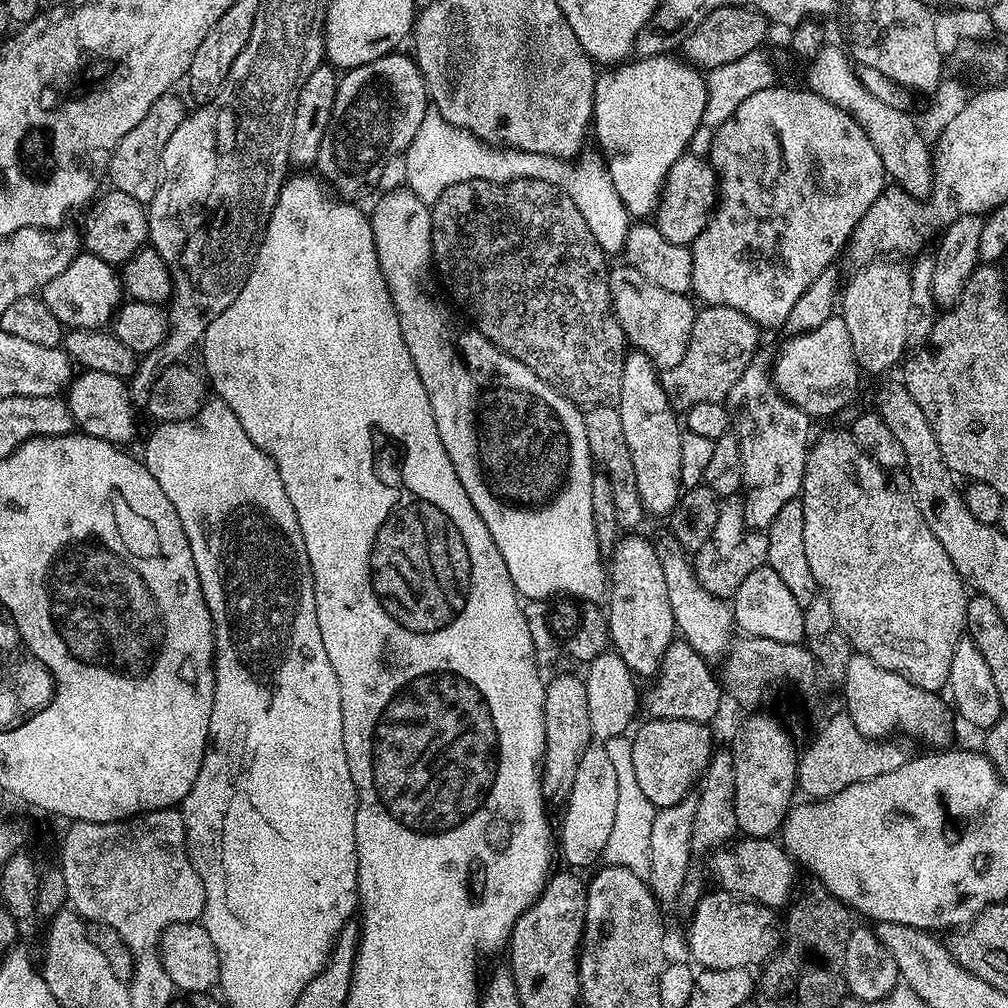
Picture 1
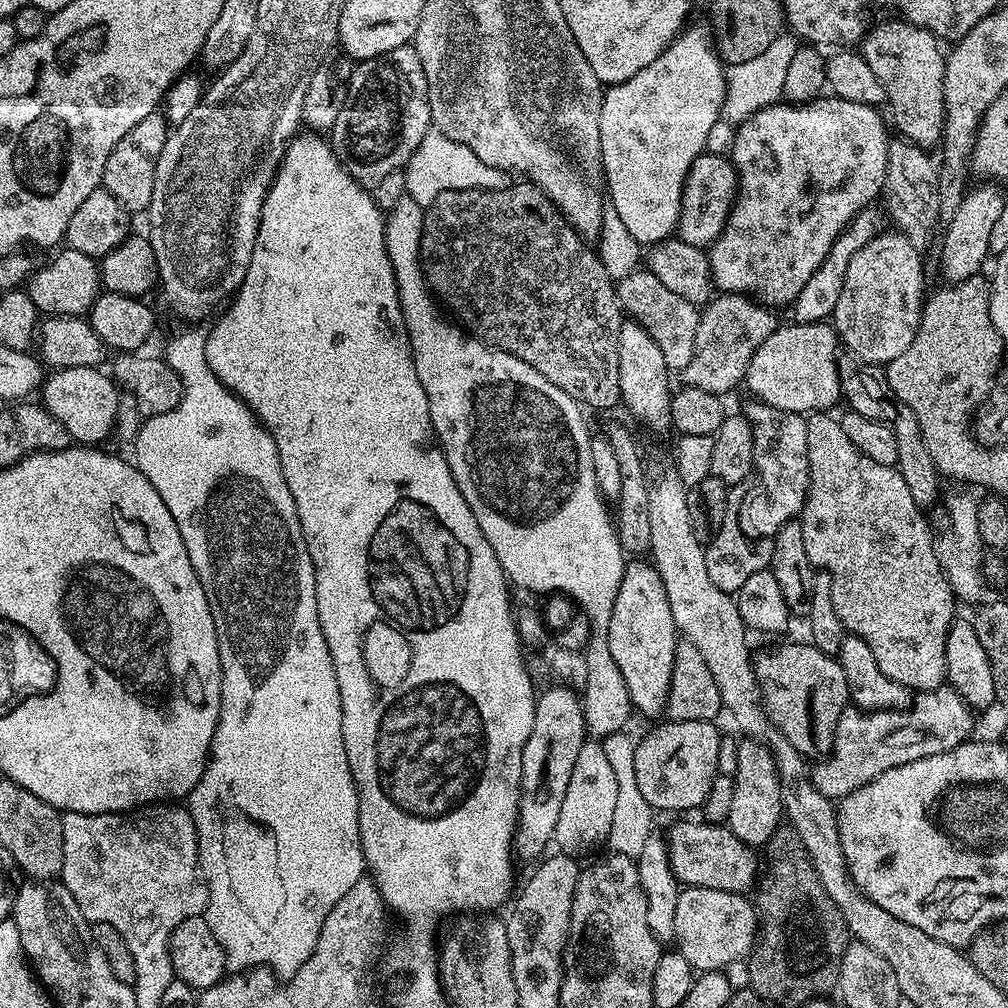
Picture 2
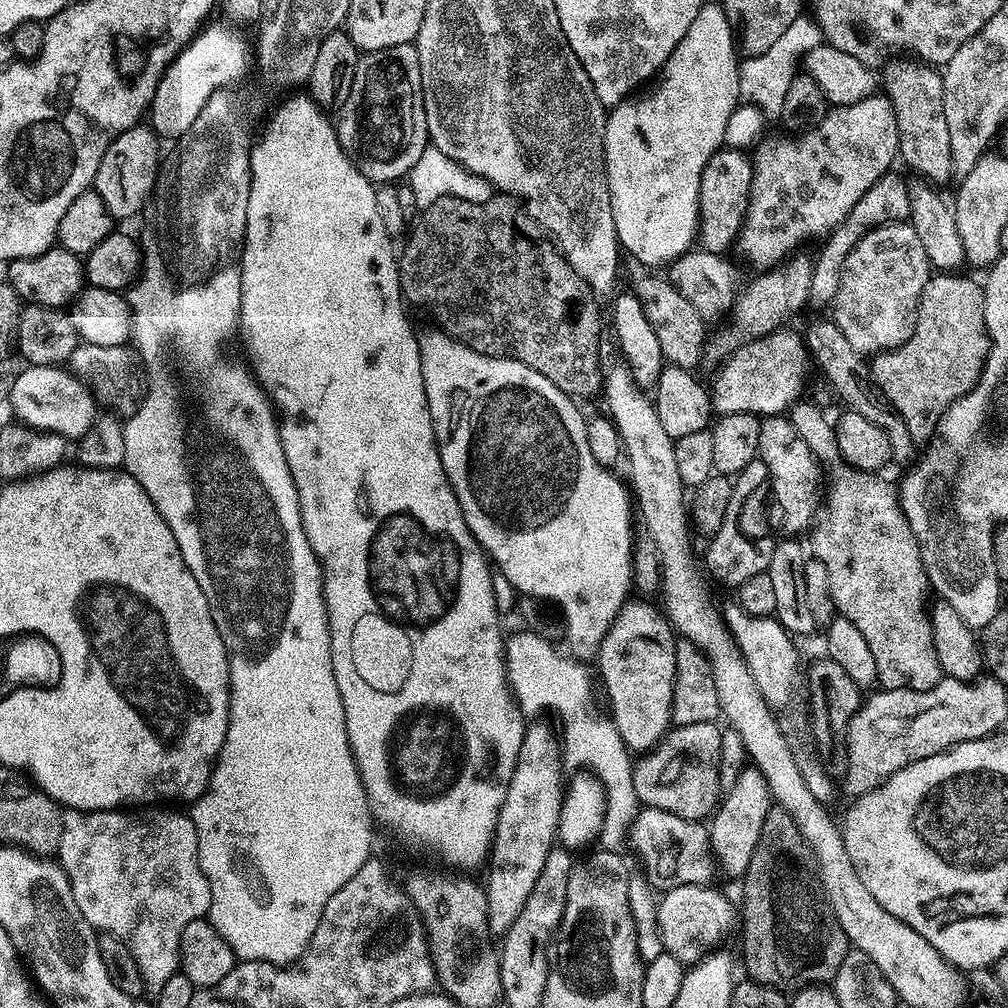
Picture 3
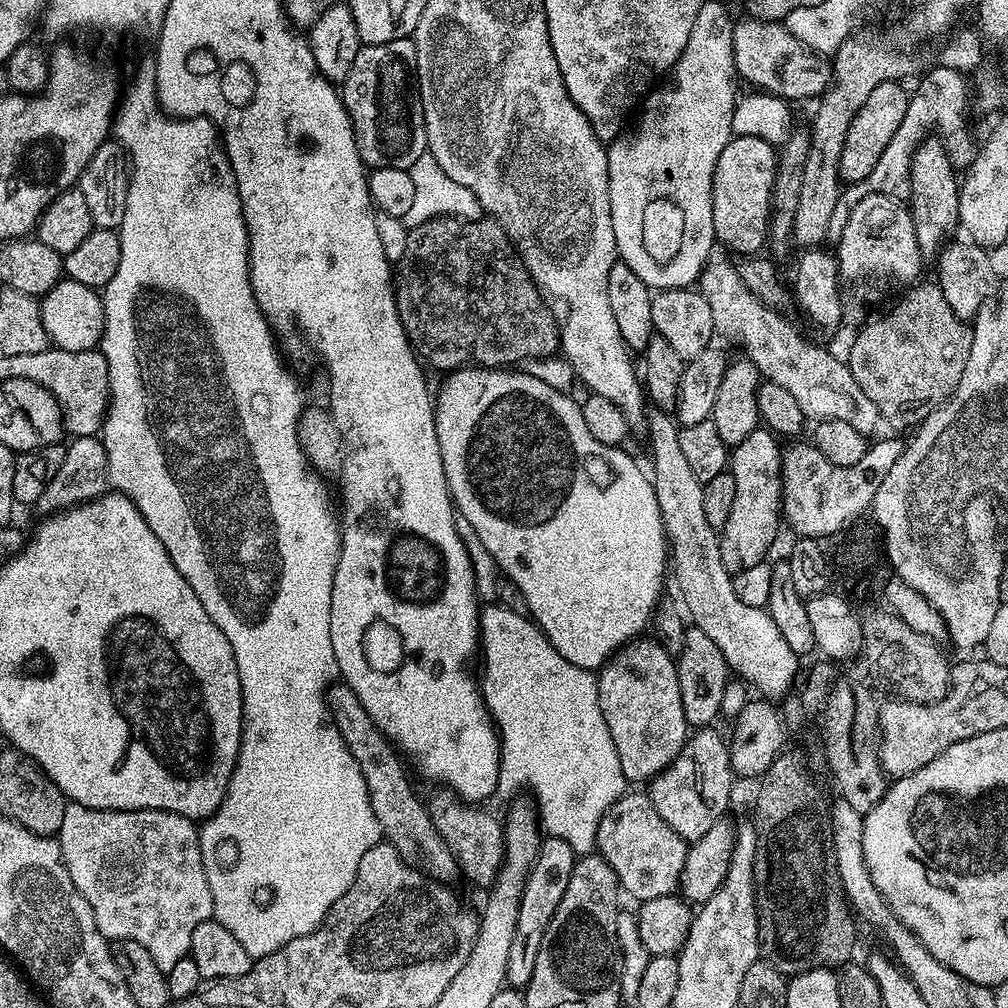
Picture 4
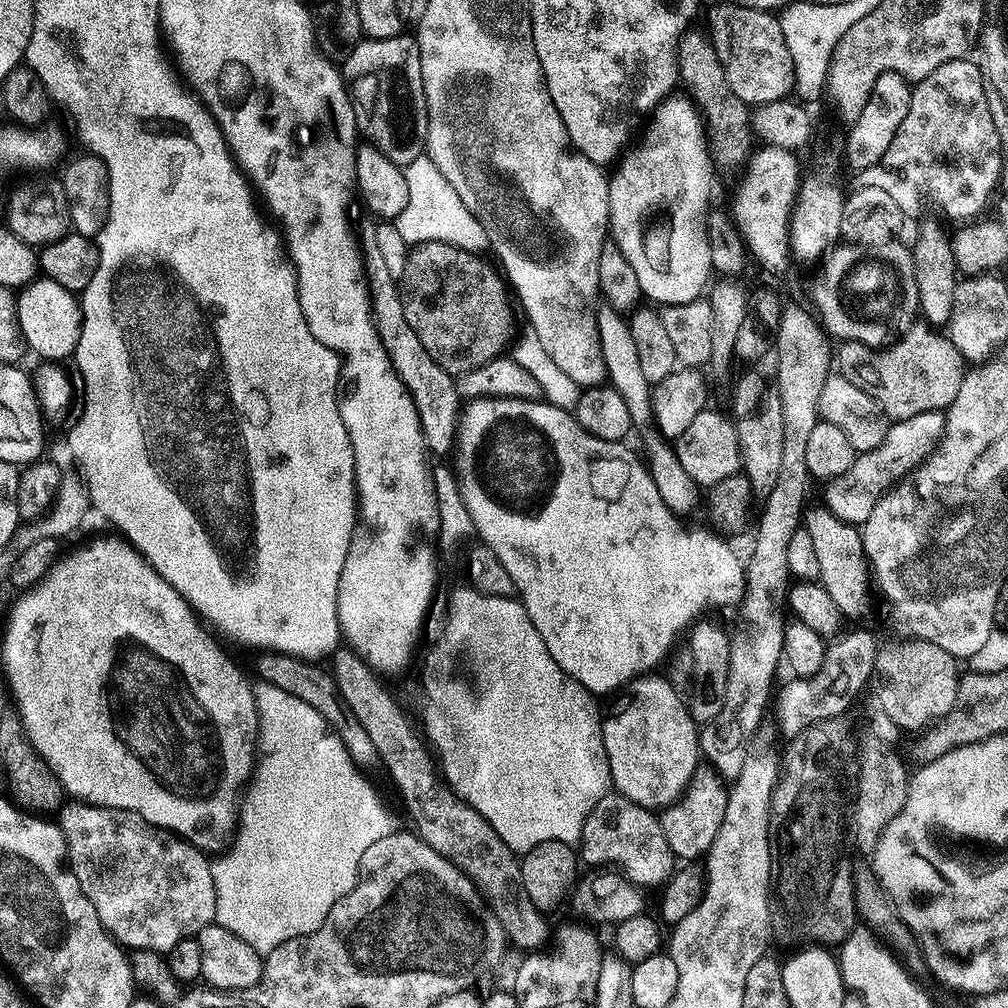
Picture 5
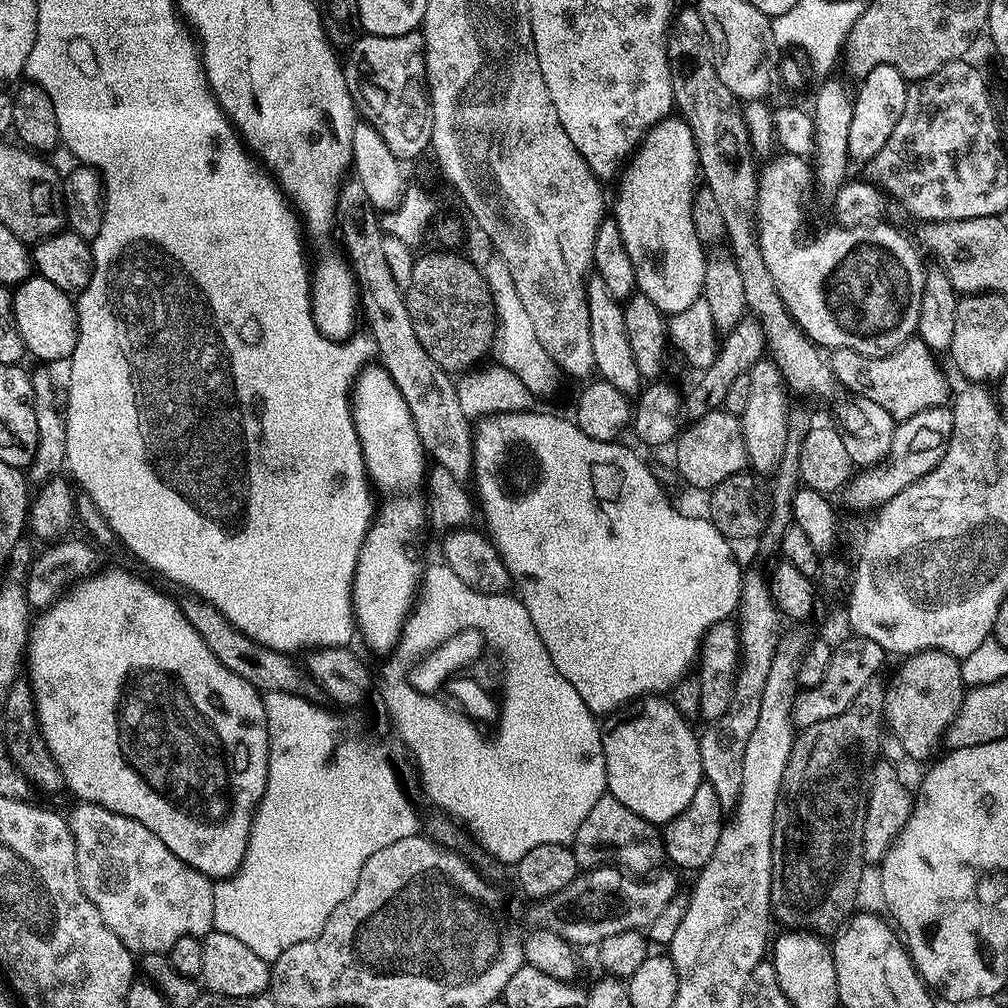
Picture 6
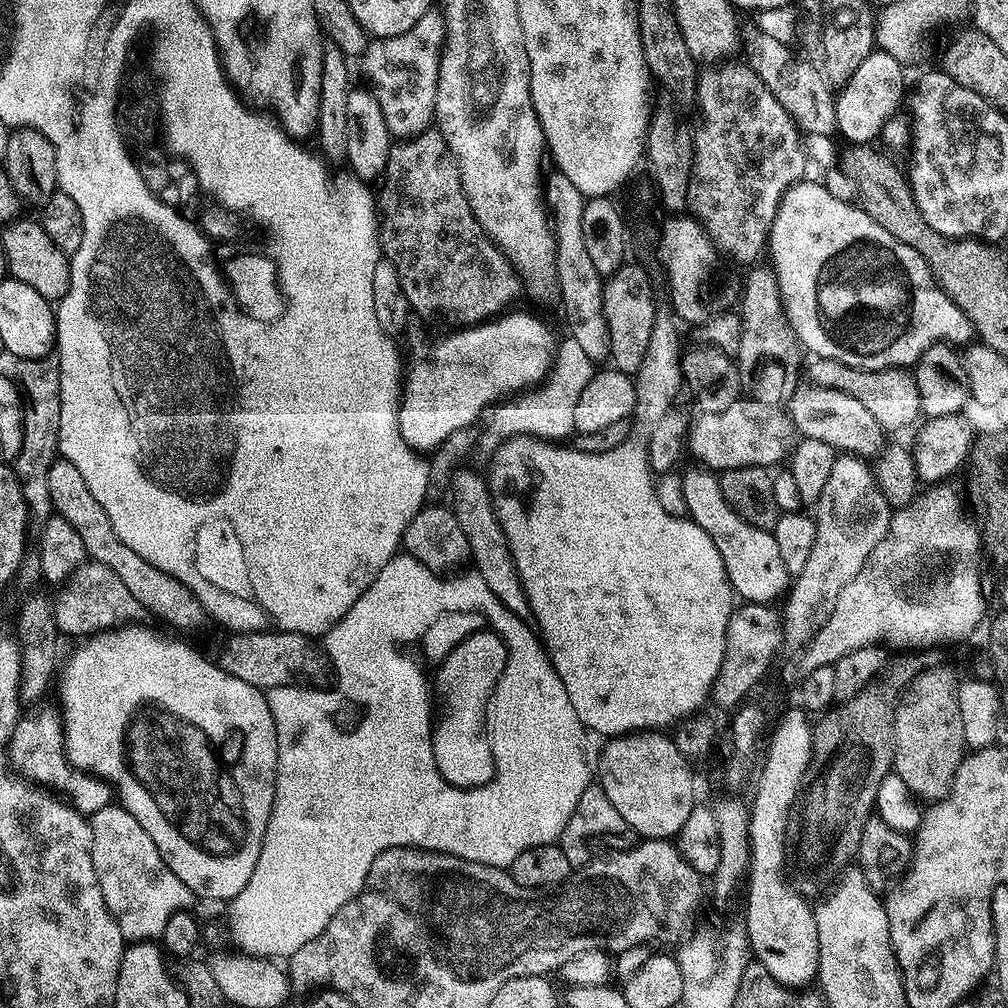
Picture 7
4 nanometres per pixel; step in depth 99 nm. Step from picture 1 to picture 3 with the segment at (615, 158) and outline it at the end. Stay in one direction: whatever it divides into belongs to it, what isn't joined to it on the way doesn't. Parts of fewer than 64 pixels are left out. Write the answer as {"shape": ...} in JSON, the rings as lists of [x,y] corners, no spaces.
{"shape":[[[706,2],[698,10],[698,18],[694,18],[694,23],[690,25],[690,30],[686,30],[686,38],[674,46],[674,54],[660,69],[658,79],[647,89],[645,96],[641,94],[633,95],[621,104],[607,113],[604,121],[604,166],[608,169],[608,185],[612,195],[612,213],[614,214],[614,226],[616,227],[616,238],[620,242],[620,247],[625,253],[628,252],[640,264],[649,264],[649,269],[656,270],[659,264],[664,266],[671,265],[673,261],[678,260],[685,252],[693,247],[694,241],[698,236],[700,226],[700,179],[702,170],[706,162],[719,152],[724,144],[724,135],[726,134],[726,124],[730,119],[731,112],[737,108],[740,100],[740,60],[738,59],[738,41],[733,33],[730,22],[724,13],[723,3]]]}

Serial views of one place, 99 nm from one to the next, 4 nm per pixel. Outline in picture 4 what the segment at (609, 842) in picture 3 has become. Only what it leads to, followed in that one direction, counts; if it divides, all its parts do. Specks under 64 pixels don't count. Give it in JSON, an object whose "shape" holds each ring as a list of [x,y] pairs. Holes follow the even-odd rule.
{"shape":[[[488,606],[480,614],[480,630],[498,632],[498,630],[514,630],[514,650],[504,642],[504,656],[500,660],[490,658],[492,666],[486,678],[486,690],[480,690],[484,698],[492,722],[496,726],[500,738],[500,763],[504,772],[508,772],[508,795],[519,796],[523,788],[529,788],[536,799],[535,811],[538,823],[545,833],[568,840],[575,848],[577,857],[589,855],[589,845],[595,841],[596,831],[601,818],[614,806],[620,796],[625,795],[626,781],[622,774],[622,762],[618,762],[618,750],[614,750],[614,738],[610,738],[610,730],[606,726],[606,718],[602,718],[602,710],[598,702],[597,677],[587,668],[574,666],[574,662],[566,662],[558,650],[544,636],[544,631],[535,620],[522,614],[514,614],[514,610],[503,606]],[[556,792],[560,796],[568,796],[568,805],[560,804],[556,808]]]}

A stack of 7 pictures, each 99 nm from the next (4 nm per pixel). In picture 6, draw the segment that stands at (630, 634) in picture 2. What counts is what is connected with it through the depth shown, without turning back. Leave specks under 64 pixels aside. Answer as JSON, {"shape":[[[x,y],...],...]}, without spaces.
{"shape":[[[648,698],[639,705],[640,713],[616,724],[603,733],[606,774],[608,775],[607,795],[618,798],[626,810],[634,810],[642,819],[651,824],[663,826],[669,824],[675,816],[682,814],[694,798],[694,790],[704,780],[700,742],[697,733],[692,733],[684,716],[671,704],[668,698]]]}

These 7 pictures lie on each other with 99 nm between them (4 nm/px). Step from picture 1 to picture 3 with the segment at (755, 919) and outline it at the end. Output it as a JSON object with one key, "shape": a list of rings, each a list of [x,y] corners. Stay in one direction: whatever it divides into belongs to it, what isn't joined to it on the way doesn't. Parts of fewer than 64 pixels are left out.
{"shape":[[[687,884],[686,886],[667,889],[659,897],[656,906],[656,926],[660,931],[660,938],[664,943],[664,950],[669,952],[674,958],[678,958],[680,963],[685,966],[695,964],[701,956],[705,955],[715,945],[712,943],[727,930],[731,922],[733,925],[734,904],[732,908],[731,902],[718,889],[712,887],[703,884]]]}

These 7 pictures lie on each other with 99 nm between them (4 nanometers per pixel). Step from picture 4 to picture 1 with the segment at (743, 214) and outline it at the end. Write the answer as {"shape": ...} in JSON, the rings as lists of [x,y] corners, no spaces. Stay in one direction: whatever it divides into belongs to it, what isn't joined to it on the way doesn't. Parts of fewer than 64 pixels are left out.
{"shape":[[[685,154],[670,166],[662,195],[654,212],[654,224],[670,242],[691,245],[708,225],[718,199],[718,181],[711,163],[703,156]]]}

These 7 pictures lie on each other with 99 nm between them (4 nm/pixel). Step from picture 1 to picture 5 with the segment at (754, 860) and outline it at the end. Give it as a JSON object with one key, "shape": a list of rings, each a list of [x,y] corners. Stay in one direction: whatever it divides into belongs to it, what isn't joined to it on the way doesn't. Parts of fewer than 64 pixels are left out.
{"shape":[[[619,794],[604,796],[590,810],[582,826],[578,856],[583,863],[585,860],[588,864],[613,864],[621,868],[616,870],[641,889],[663,885],[674,871],[674,857],[657,813]]]}

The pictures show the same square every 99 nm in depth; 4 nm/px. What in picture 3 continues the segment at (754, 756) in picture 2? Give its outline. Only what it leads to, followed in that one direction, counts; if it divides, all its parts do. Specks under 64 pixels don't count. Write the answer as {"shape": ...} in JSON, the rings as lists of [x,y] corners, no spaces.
{"shape":[[[745,766],[738,782],[723,793],[722,803],[712,813],[707,825],[710,852],[719,871],[721,868],[728,876],[743,877],[746,866],[750,866],[750,854],[754,854],[754,846],[758,842],[758,834],[762,832],[762,822],[766,820],[769,807],[766,778],[757,768]]]}

